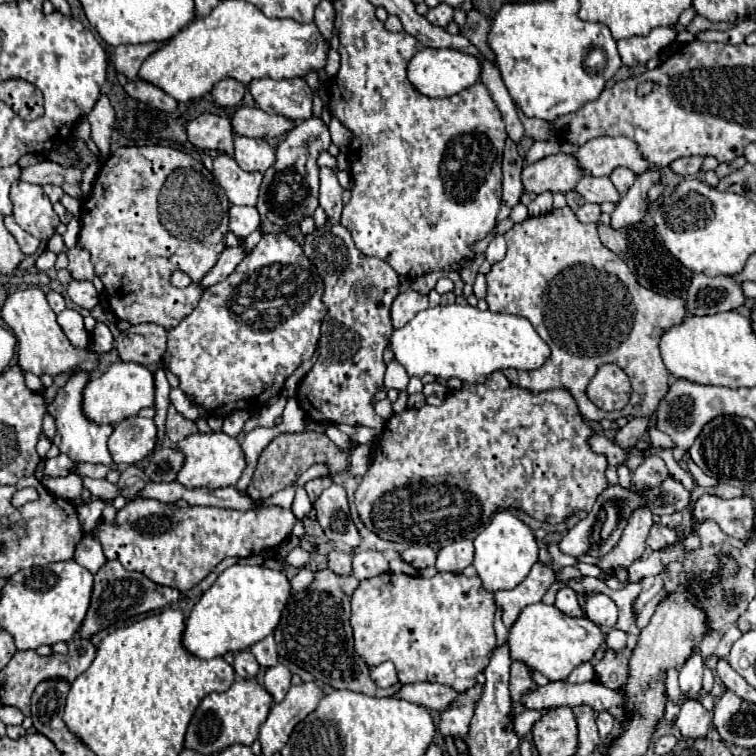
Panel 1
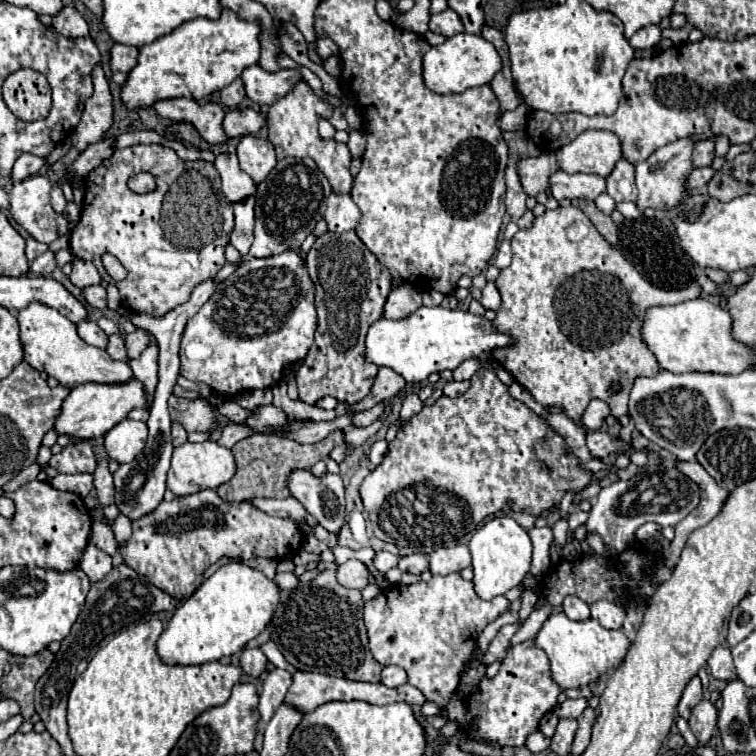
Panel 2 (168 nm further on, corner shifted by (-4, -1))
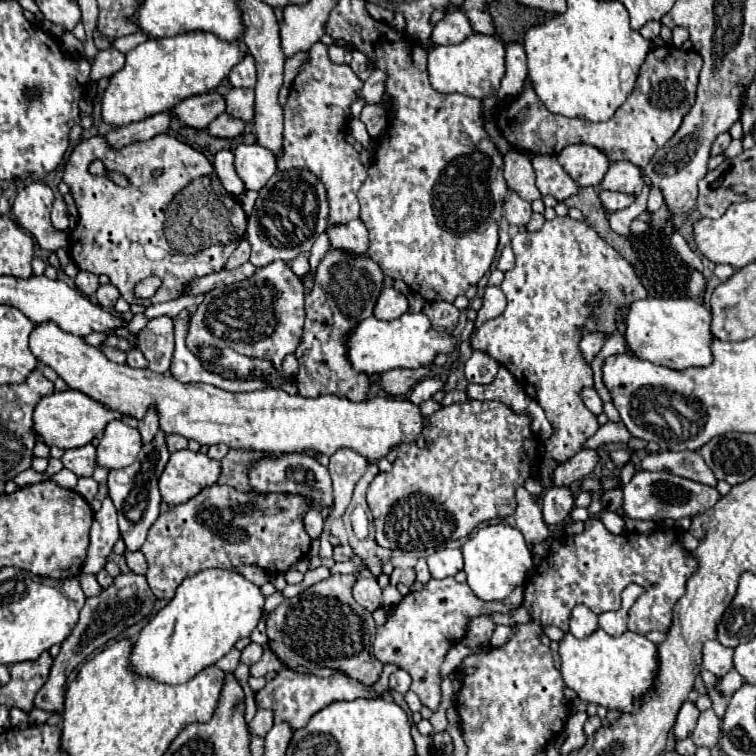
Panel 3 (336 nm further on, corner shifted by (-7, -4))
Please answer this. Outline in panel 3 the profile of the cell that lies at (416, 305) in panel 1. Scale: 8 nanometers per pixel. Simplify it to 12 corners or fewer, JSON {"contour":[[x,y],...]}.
{"contour":[[394,287],[380,293],[374,317],[392,321],[410,307]]}

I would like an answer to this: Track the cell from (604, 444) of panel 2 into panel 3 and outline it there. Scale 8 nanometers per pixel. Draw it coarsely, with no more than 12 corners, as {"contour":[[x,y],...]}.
{"contour":[[582,449],[558,465],[552,483],[570,485],[594,471],[600,449]]}

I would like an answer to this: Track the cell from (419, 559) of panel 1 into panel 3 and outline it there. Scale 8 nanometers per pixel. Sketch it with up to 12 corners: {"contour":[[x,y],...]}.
{"contour":[[394,569],[390,583],[412,585],[416,581],[414,569]]}

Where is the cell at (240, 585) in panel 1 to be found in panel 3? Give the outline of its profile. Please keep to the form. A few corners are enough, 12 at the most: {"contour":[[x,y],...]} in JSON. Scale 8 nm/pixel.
{"contour":[[230,569],[182,581],[140,631],[132,669],[186,683],[260,623]]}

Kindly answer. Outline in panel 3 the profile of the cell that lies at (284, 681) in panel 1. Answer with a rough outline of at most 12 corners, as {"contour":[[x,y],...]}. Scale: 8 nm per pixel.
{"contour":[[258,709],[250,733],[264,737],[274,725],[272,709]]}

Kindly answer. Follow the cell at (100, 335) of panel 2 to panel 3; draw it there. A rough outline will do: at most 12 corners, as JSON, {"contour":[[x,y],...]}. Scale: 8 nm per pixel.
{"contour":[[100,345],[100,351],[114,363],[126,363],[126,353]]}

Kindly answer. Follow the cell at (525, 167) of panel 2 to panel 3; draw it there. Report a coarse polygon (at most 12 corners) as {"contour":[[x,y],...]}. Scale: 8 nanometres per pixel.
{"contour":[[504,155],[504,179],[526,201],[542,197],[532,161]]}

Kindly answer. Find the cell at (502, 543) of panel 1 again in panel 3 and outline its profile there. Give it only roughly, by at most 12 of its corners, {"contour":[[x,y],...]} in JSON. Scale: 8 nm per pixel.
{"contour":[[508,523],[462,545],[466,583],[506,599],[532,573],[532,551]]}

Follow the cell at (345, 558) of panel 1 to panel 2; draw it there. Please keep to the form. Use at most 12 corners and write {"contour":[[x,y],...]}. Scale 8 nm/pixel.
{"contour":[[359,560],[337,568],[337,580],[345,588],[363,590],[369,572]]}

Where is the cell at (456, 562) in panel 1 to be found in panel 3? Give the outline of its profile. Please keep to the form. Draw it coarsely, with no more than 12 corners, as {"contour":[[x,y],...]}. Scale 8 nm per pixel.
{"contour":[[460,549],[432,553],[428,569],[434,579],[456,575],[464,567]]}

